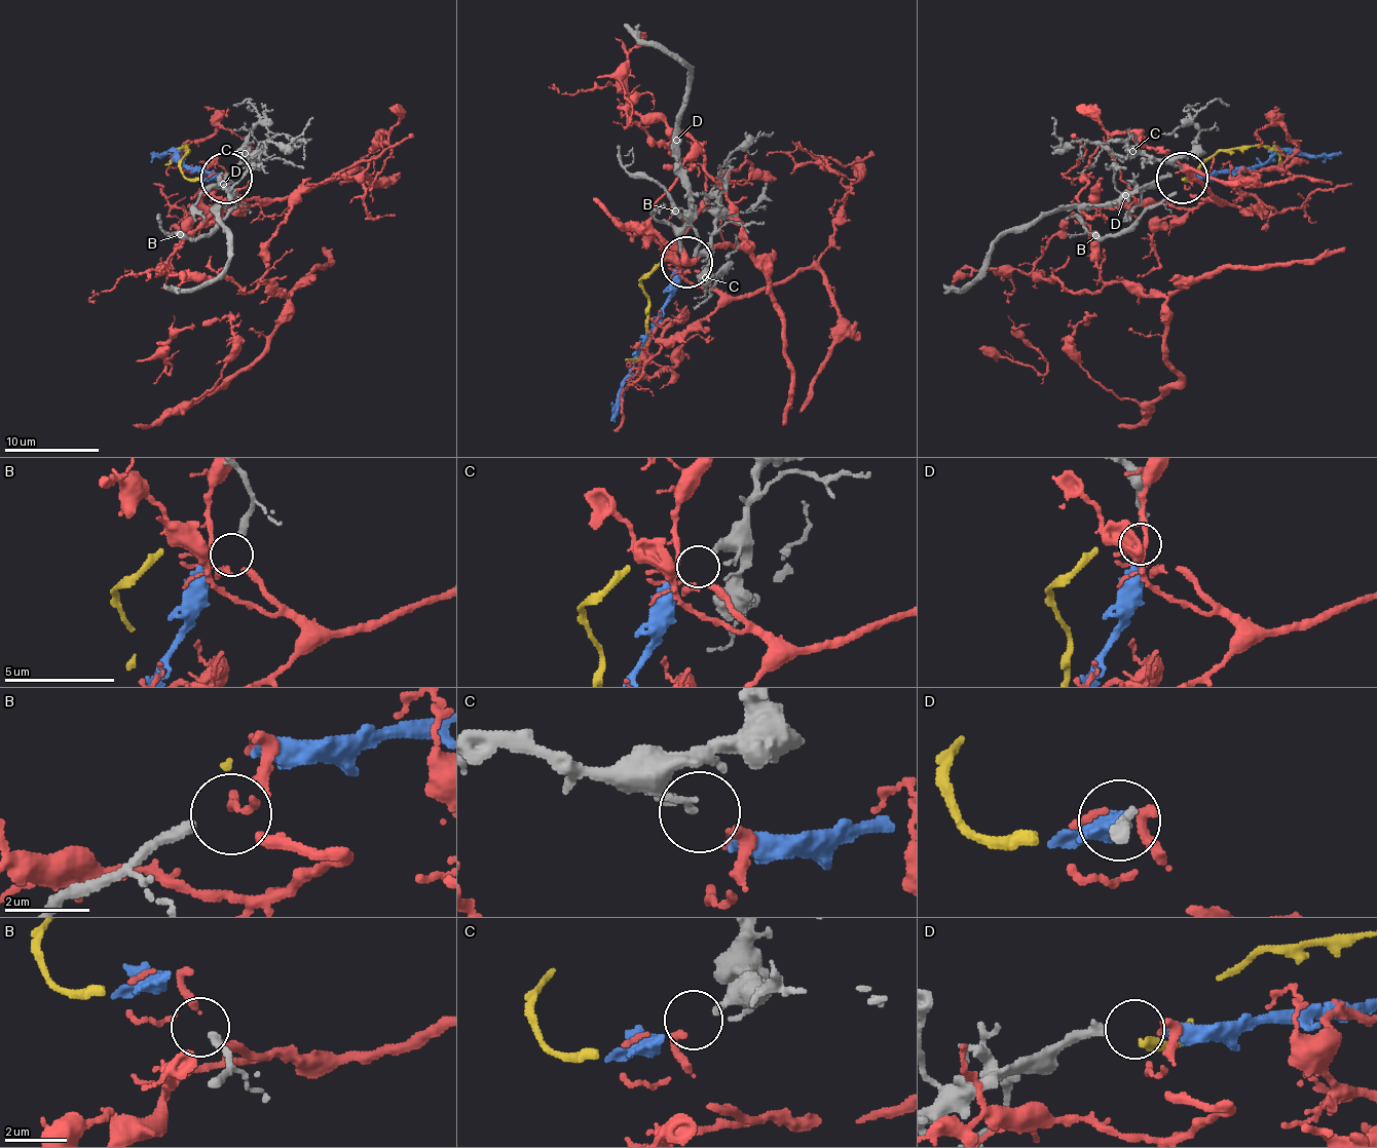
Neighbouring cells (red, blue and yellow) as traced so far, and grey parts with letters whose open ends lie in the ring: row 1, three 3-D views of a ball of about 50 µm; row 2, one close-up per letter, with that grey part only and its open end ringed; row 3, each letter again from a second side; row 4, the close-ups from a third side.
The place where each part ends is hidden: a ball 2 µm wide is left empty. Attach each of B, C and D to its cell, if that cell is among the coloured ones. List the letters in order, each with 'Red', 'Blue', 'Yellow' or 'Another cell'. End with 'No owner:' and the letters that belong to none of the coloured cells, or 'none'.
B: Another cell
C: Red
D: Blue
No owner: B

